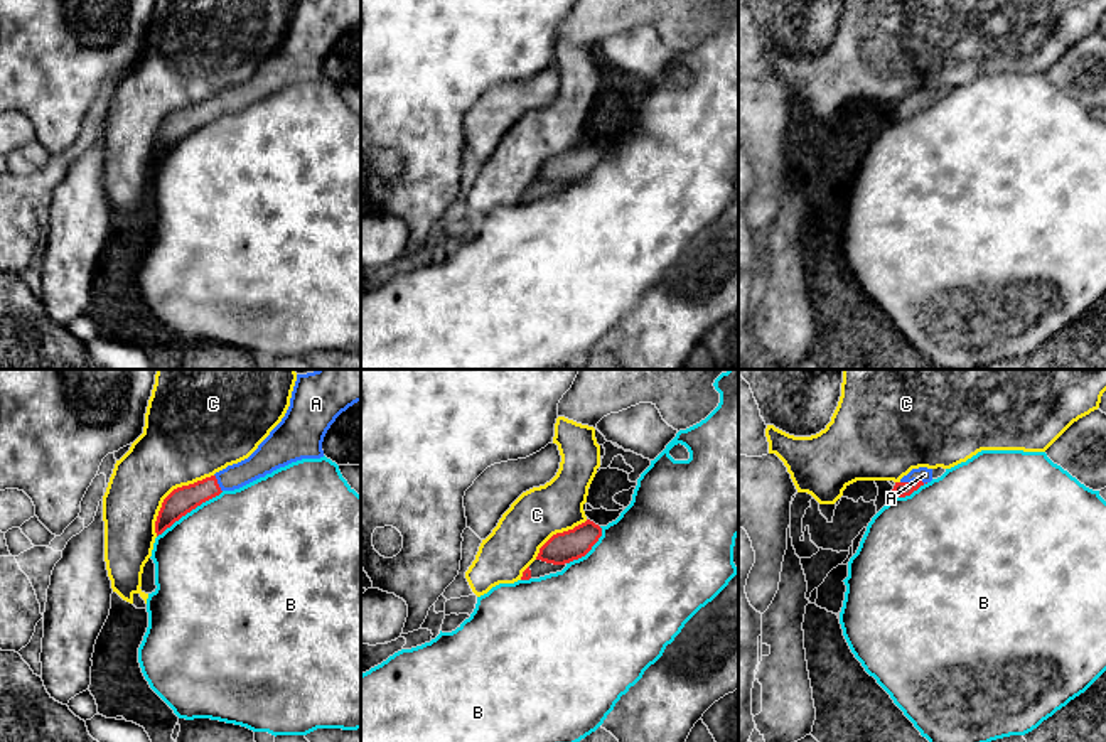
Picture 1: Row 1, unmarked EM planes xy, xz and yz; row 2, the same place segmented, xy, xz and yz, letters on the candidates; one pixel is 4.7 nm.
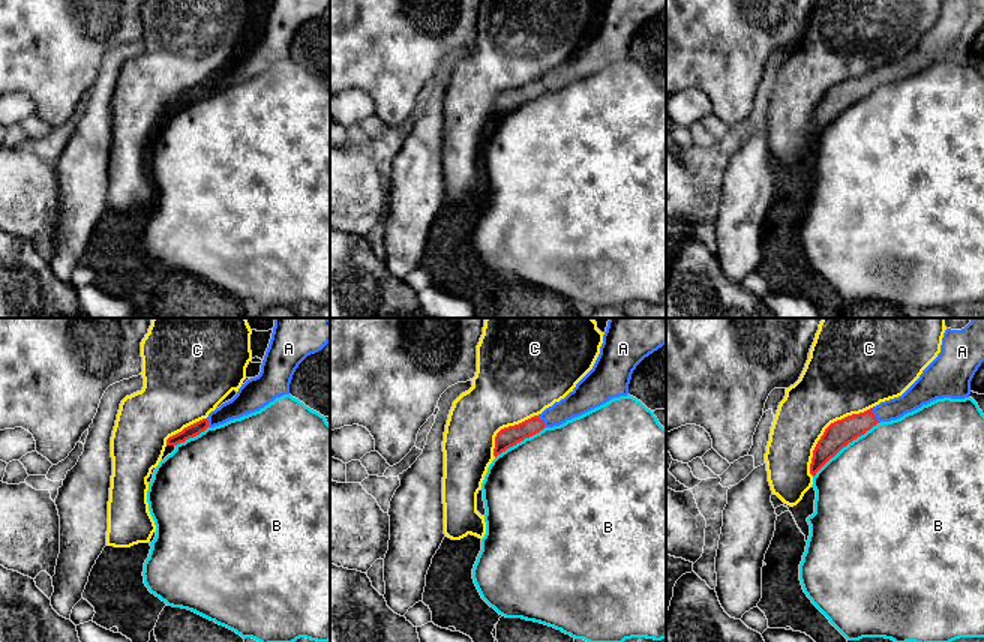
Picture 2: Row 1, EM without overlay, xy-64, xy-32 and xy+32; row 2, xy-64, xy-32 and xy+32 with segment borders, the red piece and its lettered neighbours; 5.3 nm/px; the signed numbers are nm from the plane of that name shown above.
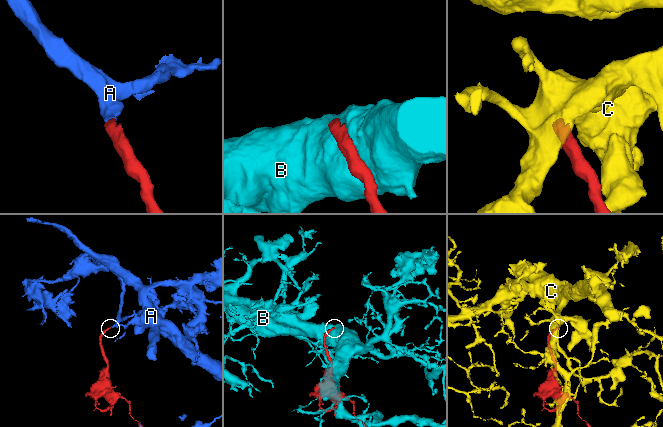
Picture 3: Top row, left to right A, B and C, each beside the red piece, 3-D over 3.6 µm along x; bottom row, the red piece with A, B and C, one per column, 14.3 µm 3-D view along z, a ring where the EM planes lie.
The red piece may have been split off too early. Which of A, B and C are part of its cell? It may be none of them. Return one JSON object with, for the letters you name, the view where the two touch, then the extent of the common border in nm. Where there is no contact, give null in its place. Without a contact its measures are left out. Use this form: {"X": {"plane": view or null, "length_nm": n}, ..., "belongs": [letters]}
{"A": {"plane": "yz", "length_nm": 130}, "belongs": ["A"]}

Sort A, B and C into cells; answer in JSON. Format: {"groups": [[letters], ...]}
{"groups": [["A"], ["B"], ["C"]]}

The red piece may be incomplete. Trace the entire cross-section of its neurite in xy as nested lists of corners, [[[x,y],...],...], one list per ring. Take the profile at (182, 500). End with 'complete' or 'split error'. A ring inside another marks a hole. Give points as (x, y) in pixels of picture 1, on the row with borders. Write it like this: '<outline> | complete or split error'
[[[317,369],[297,374],[282,422],[244,460],[211,477],[174,489],[155,521],[157,536],[223,491],[239,489],[302,459],[324,457],[322,442],[336,418],[361,401],[361,369]]] | split error

